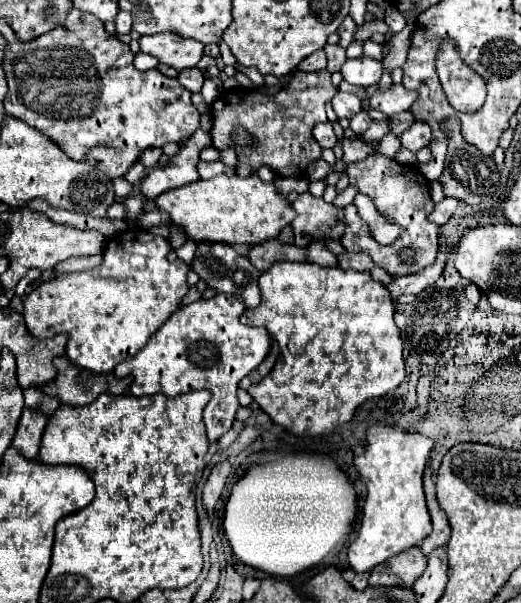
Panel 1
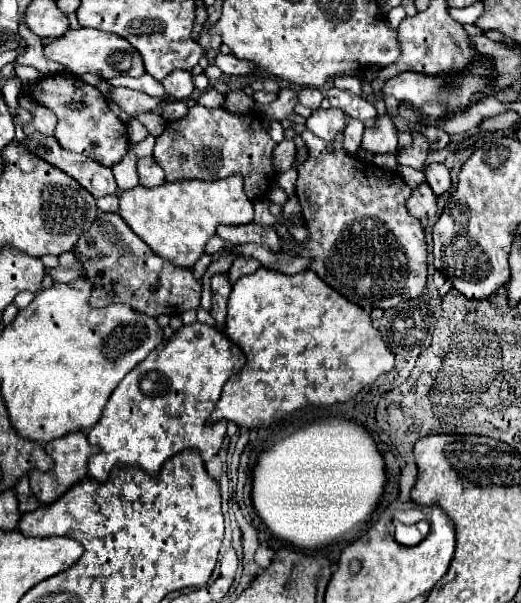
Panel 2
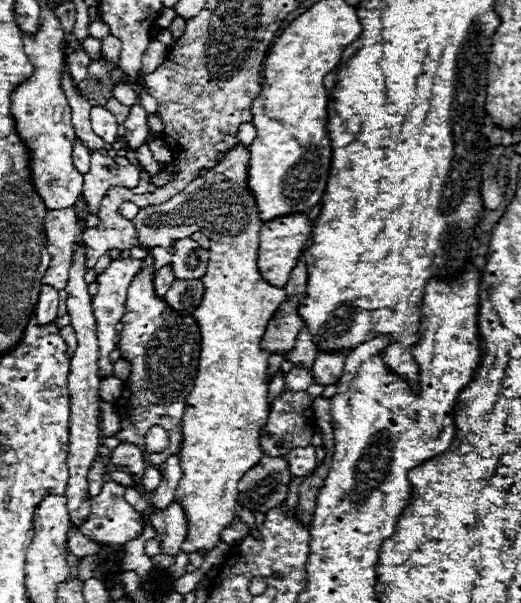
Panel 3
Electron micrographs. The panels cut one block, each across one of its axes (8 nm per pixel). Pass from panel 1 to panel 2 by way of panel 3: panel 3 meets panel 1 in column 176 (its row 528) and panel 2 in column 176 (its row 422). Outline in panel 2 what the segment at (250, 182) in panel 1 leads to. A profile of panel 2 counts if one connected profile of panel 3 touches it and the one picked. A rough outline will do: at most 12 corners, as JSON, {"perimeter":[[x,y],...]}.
{"perimeter":[[242,176],[122,192],[160,258],[196,264],[220,224],[254,218]]}

